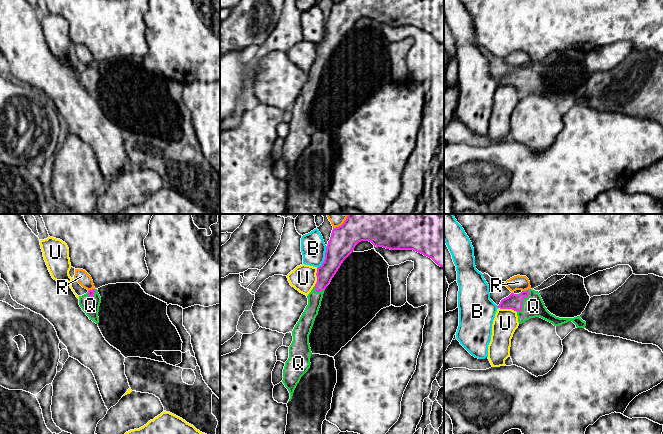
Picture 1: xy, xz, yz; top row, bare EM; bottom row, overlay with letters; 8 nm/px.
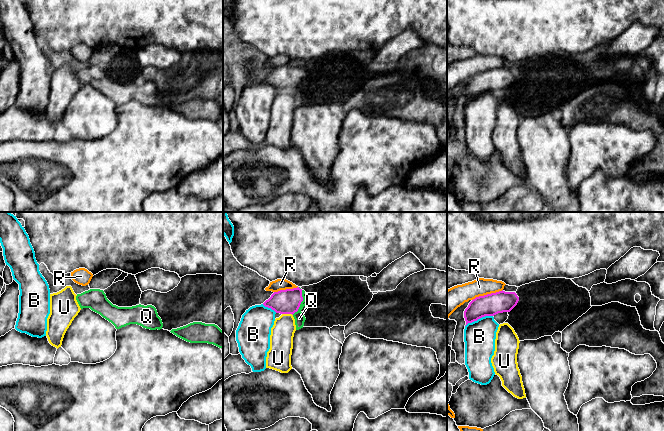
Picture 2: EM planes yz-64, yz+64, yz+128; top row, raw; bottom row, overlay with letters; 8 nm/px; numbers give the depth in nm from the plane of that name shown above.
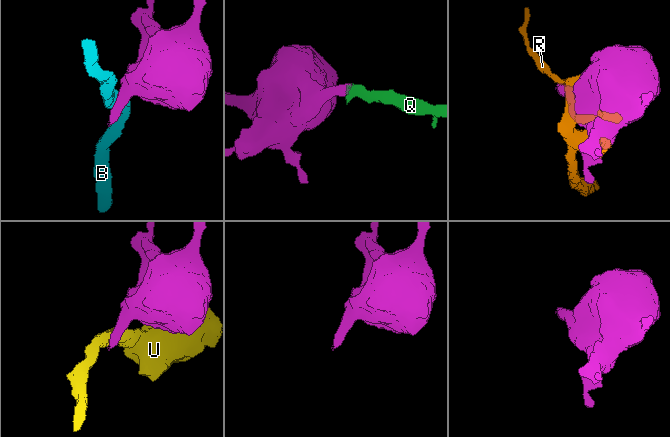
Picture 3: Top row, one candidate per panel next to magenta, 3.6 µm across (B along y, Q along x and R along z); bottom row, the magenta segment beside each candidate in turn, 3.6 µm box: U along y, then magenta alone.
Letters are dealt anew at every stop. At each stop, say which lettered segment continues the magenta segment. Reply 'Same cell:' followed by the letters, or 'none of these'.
Same cell: Q

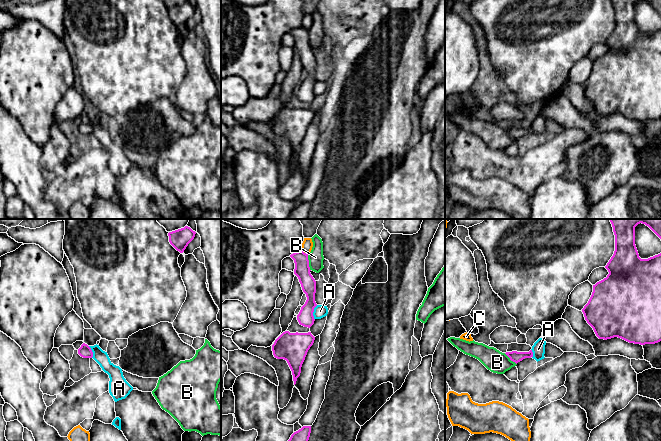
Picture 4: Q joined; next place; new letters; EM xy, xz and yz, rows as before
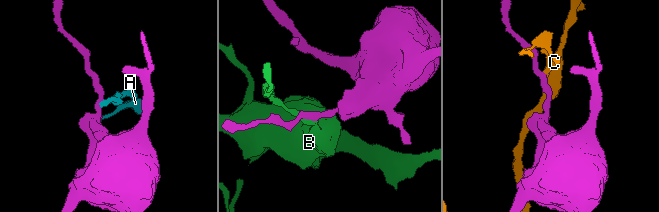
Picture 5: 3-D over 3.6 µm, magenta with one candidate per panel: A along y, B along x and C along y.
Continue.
Same cell: none of these

